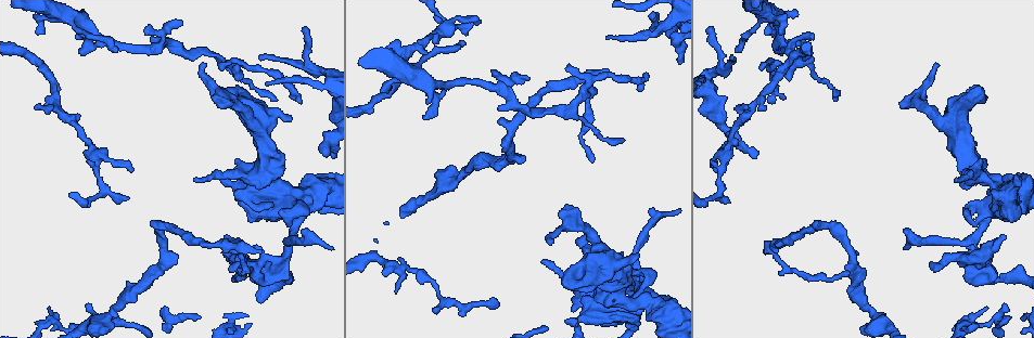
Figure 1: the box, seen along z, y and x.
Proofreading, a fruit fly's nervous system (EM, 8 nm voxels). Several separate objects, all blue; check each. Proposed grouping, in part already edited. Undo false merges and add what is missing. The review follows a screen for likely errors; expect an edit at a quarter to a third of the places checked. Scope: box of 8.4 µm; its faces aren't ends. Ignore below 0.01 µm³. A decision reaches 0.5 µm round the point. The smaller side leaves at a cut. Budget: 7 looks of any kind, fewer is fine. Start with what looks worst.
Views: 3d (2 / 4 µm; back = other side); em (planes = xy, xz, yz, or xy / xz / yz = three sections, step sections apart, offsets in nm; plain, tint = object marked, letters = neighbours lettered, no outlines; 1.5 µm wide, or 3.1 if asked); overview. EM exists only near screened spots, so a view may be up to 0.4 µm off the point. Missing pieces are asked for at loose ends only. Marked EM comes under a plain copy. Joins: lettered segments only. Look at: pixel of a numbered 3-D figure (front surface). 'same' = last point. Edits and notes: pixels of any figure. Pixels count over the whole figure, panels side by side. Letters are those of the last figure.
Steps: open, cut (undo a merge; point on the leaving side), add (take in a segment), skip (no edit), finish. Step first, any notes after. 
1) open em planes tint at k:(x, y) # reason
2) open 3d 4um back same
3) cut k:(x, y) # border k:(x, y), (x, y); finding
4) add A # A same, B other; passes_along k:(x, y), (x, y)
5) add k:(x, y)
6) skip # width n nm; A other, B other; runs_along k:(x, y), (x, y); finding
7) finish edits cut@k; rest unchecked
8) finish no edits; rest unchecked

open 3d 2um back at 1:(261, 252) # branch stops here

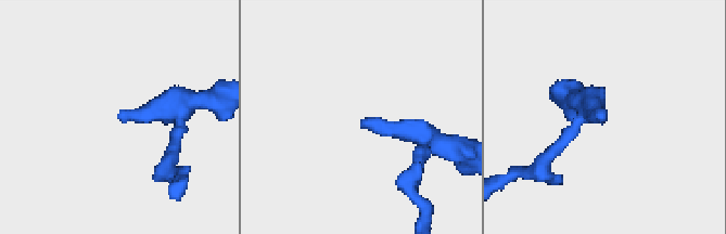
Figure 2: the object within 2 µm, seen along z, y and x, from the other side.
open em xy step 4 letters at 2:(365, 119)

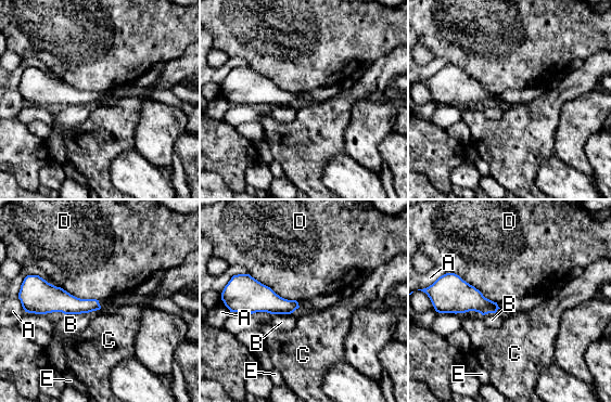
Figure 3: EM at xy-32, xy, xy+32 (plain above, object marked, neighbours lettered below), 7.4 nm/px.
open em planes letters same # cut it another way

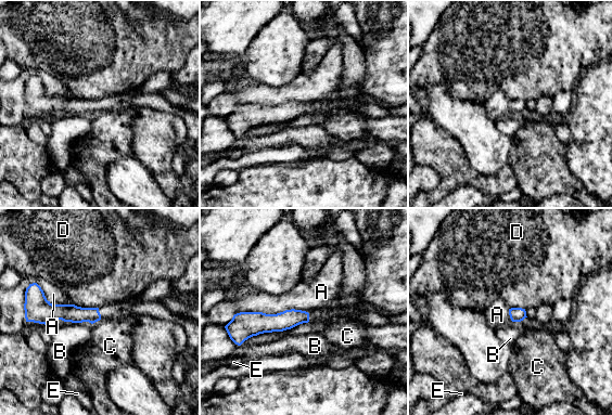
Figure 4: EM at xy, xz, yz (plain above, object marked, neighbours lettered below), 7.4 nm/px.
skip # A other, B other, C other, D other, E other; border 4:(305, 310), (237, 312), (229, 322); no lettered segment goes on from it

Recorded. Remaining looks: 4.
open em planes letters at 1:(512, 134) # sharp bend

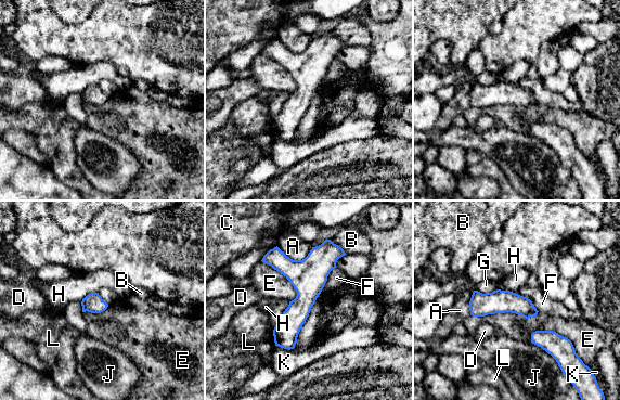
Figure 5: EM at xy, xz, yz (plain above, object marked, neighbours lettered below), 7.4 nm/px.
skip # A other, B other, C other, D other, E other, F other, G other, H other, J other, K other, L other; border 5:(336, 267), (330, 272), (296, 338); one neuron here

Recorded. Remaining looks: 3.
open em planes tint at 1:(985, 309)

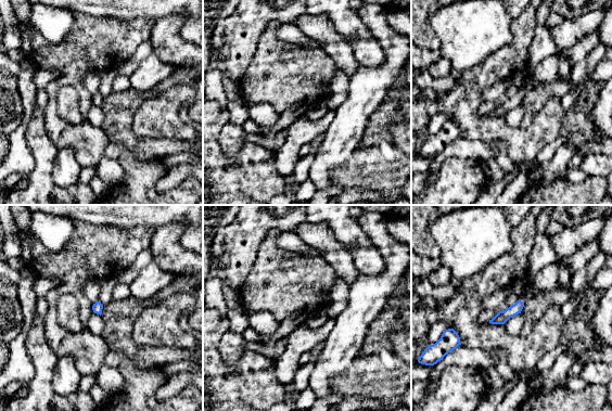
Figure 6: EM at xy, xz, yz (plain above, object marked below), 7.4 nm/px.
open em planes letters same

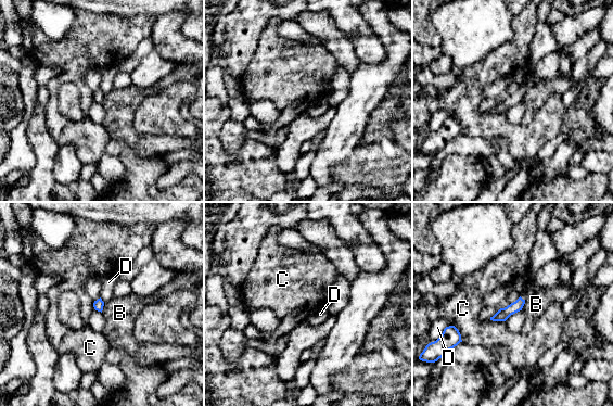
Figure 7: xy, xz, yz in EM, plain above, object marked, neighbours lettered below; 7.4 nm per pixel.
skip # B other, C other, D other; border 7:(104, 303), (101, 312); no lettered segment goes on from it

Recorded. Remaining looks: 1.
finish no edits; rest unchecked

